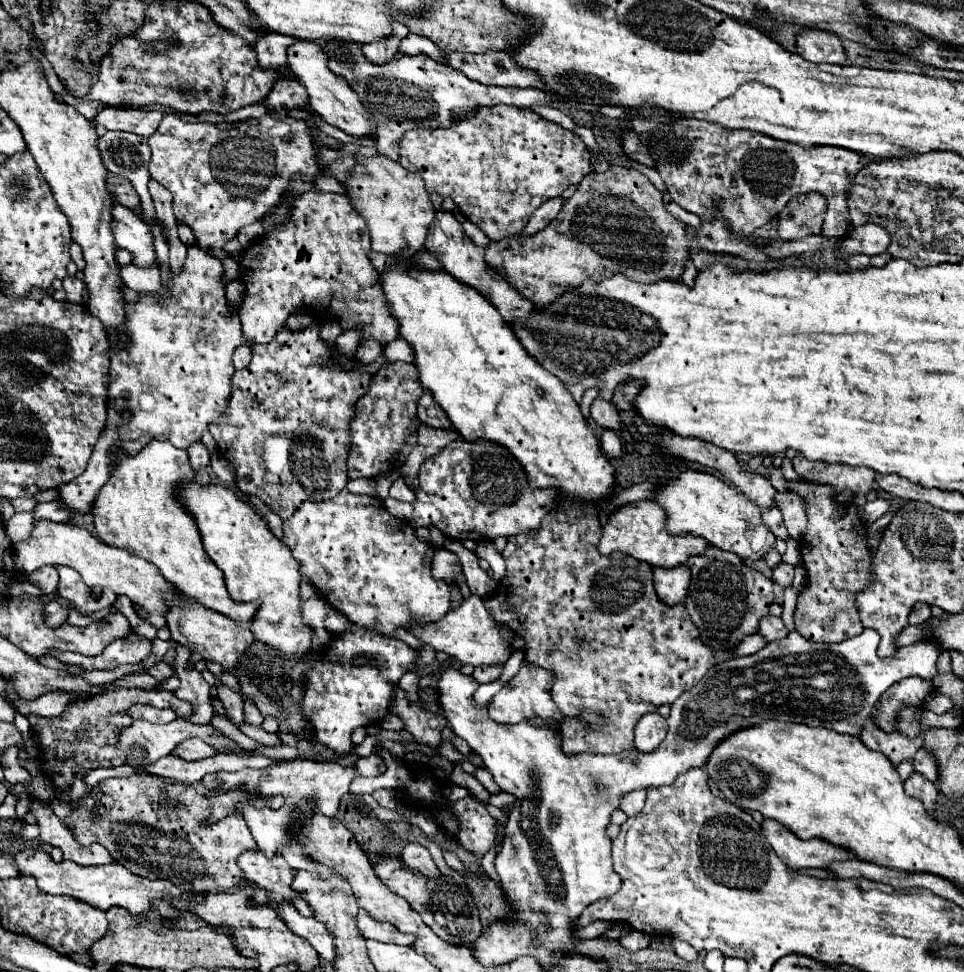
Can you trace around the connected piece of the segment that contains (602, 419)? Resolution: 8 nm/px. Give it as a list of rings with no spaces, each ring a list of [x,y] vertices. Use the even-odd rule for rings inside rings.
[[[597,396],[591,404],[591,418],[601,426],[601,428],[609,428],[615,432],[621,432],[623,422],[619,420],[619,412],[615,410],[615,406],[611,406],[611,402],[607,402],[605,398]]]

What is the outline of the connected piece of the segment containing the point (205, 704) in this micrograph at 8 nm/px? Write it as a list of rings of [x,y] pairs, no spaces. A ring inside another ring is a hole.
[[[177,646],[173,666],[181,680],[181,688],[175,692],[175,696],[181,700],[187,700],[195,708],[195,716],[189,718],[191,722],[207,724],[213,716],[211,696],[209,696],[211,686],[203,680],[201,672],[195,672],[195,668],[189,668],[189,660],[191,660],[191,650],[185,646]]]

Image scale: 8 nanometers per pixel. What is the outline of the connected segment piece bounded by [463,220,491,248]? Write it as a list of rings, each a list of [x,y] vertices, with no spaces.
[[[465,220],[463,222],[463,230],[465,230],[465,234],[467,234],[467,238],[473,242],[473,244],[477,244],[477,246],[487,246],[491,240],[479,230],[479,226],[475,226],[471,220]]]

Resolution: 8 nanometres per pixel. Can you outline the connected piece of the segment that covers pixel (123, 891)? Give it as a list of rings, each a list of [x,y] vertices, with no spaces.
[[[33,848],[17,852],[15,862],[19,866],[19,872],[23,876],[27,876],[27,874],[35,876],[39,888],[47,894],[53,894],[53,896],[55,894],[57,896],[65,894],[65,896],[71,896],[71,898],[79,898],[83,902],[89,902],[95,908],[101,908],[101,910],[109,910],[113,906],[119,906],[119,908],[125,908],[133,916],[137,914],[139,918],[143,918],[145,914],[157,912],[155,902],[159,902],[159,900],[177,908],[175,904],[171,904],[167,900],[167,896],[177,898],[177,896],[193,892],[191,884],[173,884],[169,880],[147,880],[147,878],[135,876],[133,872],[129,872],[125,866],[121,866],[117,862],[111,862],[111,864],[105,864],[105,866],[79,866],[75,862],[63,860],[63,862],[57,864],[57,862],[51,860],[51,856],[47,852],[33,850]]]

